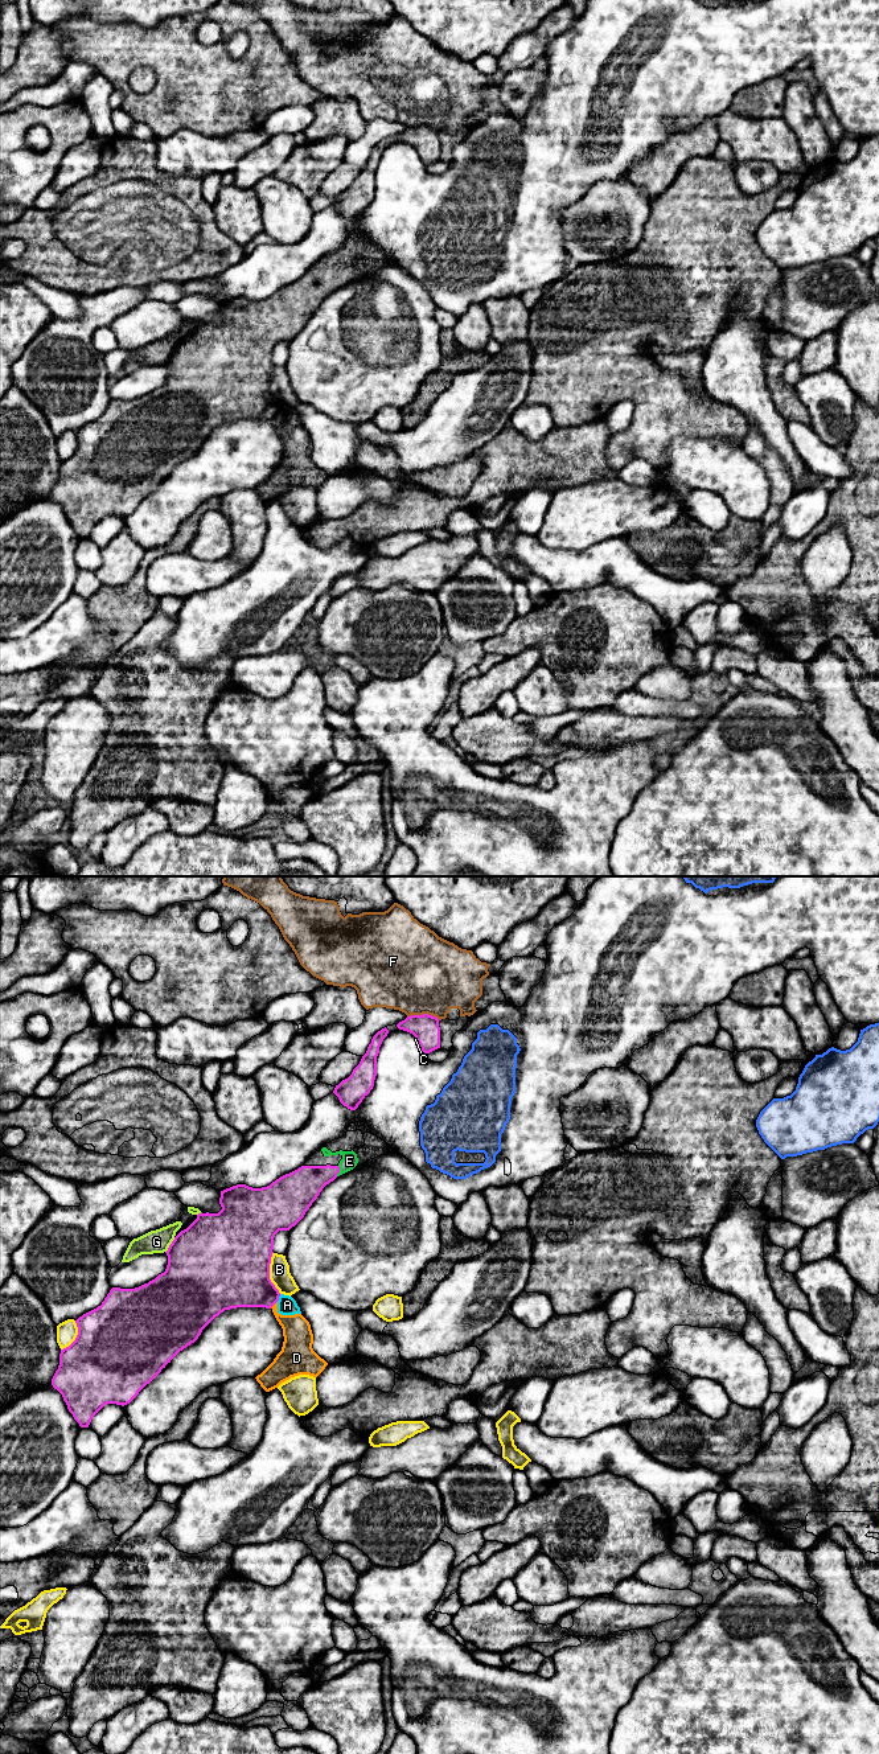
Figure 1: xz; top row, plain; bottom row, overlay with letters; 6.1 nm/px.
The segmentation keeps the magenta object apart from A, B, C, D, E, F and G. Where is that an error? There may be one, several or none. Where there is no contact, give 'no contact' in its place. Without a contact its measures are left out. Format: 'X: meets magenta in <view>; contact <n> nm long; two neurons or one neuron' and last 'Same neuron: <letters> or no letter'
A: meets magenta in xz; contact 50 nm long; two neurons
B: meets magenta in xz; contact 260 nm long; two neurons
C: meets magenta in xz; contact 70 nm long; two neurons
D: meets magenta in xz; contact 60 nm long; two neurons
E: meets magenta in xz; contact 70 nm long; one neuron
F: meets magenta in xz; contact 200 nm long; two neurons
G: meets magenta in xz; contact 110 nm long; two neurons
Same neuron: E

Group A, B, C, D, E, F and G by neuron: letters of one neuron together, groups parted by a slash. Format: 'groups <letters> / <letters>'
groups A D / B / C / E / F / G

